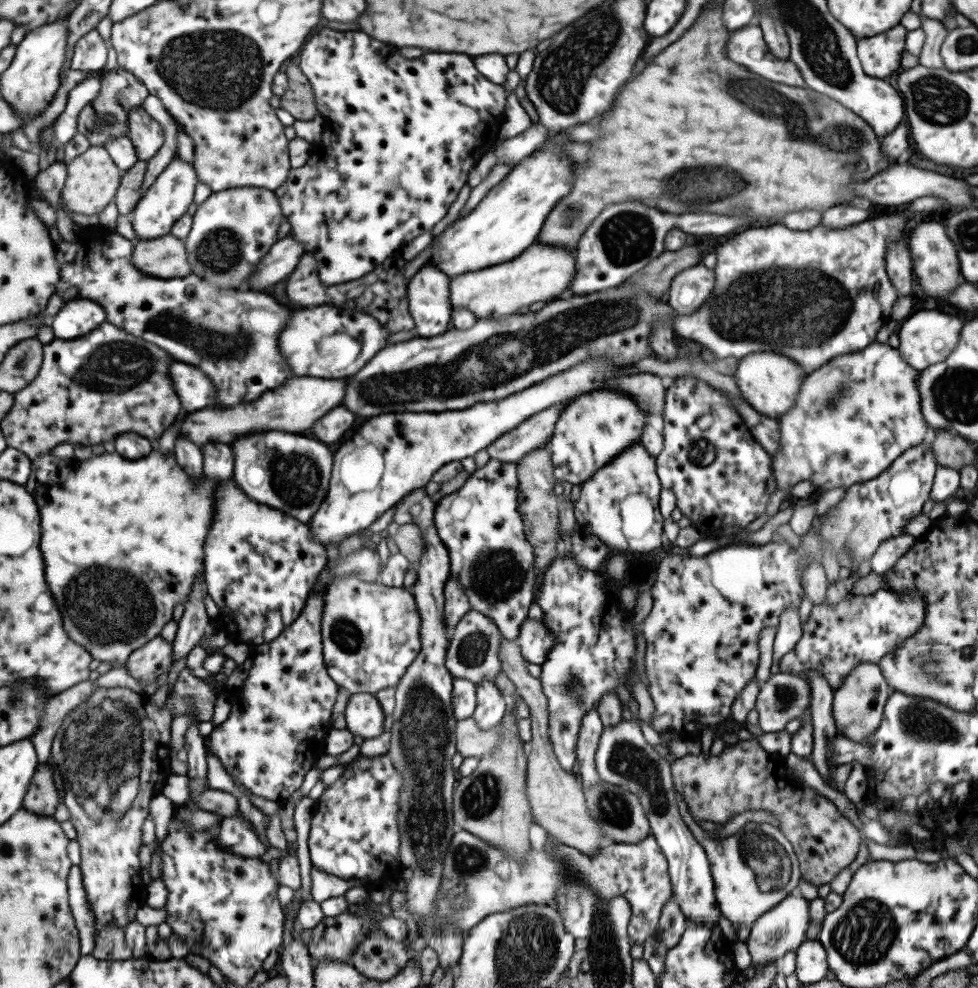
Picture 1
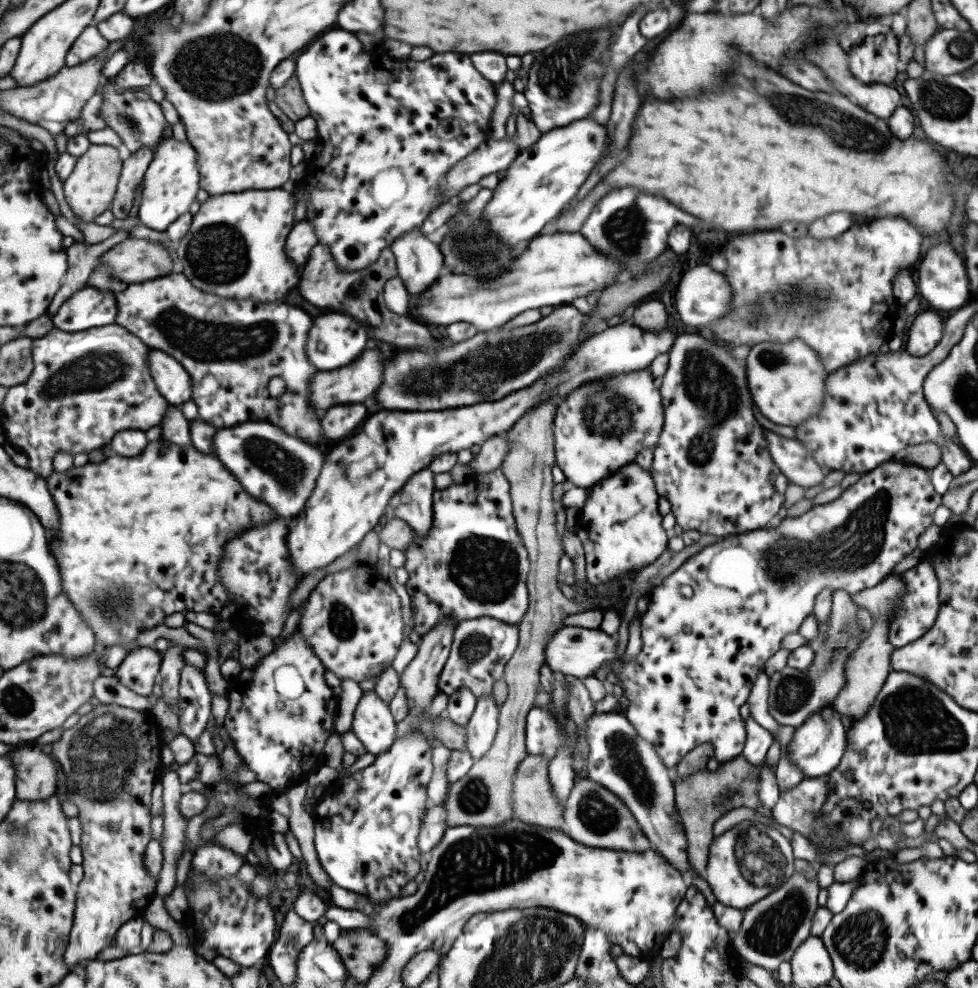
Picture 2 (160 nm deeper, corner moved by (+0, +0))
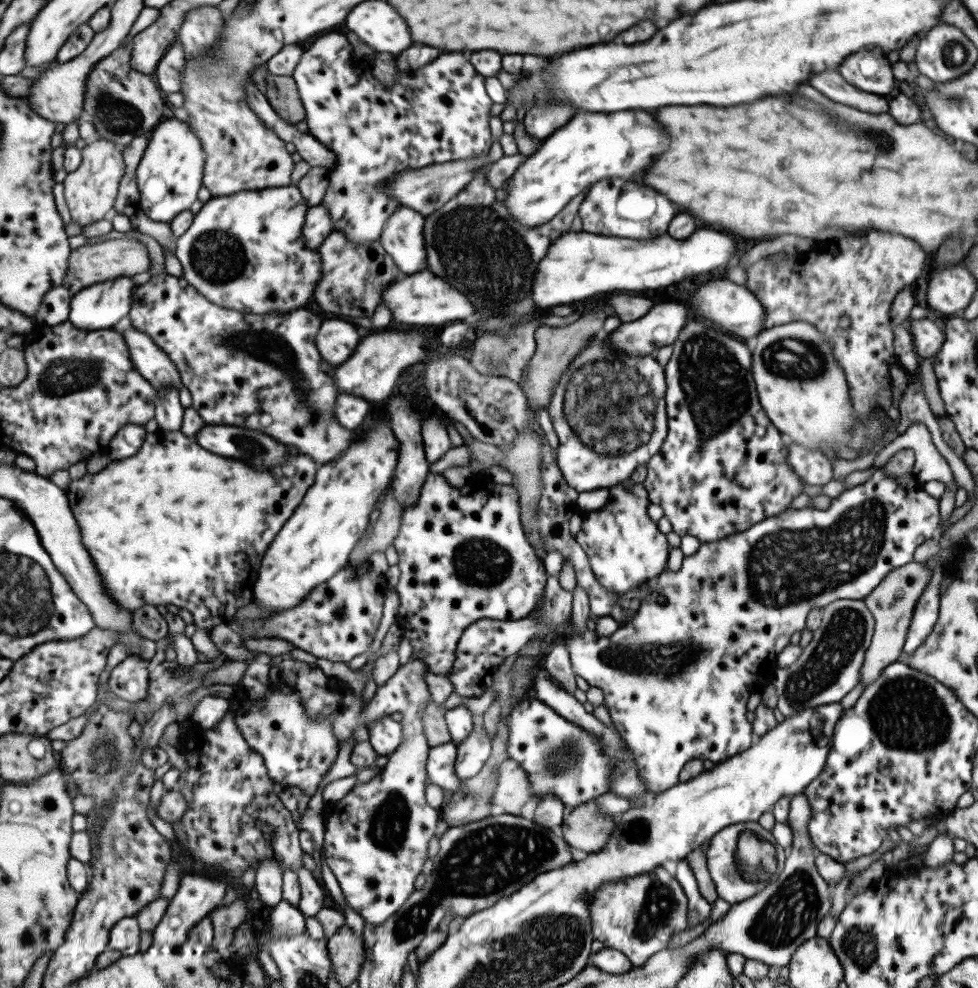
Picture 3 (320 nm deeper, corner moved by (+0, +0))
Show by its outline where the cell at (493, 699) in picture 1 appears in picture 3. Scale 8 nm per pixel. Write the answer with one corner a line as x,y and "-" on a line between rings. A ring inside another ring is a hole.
473,721
471,732
456,746
454,764
458,782
475,776
490,755
488,732
482,723

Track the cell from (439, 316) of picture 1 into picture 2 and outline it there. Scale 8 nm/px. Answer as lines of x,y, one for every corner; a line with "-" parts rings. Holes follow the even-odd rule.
420,229
401,233
388,248
394,256
397,276
411,296
421,294
439,276
443,255

